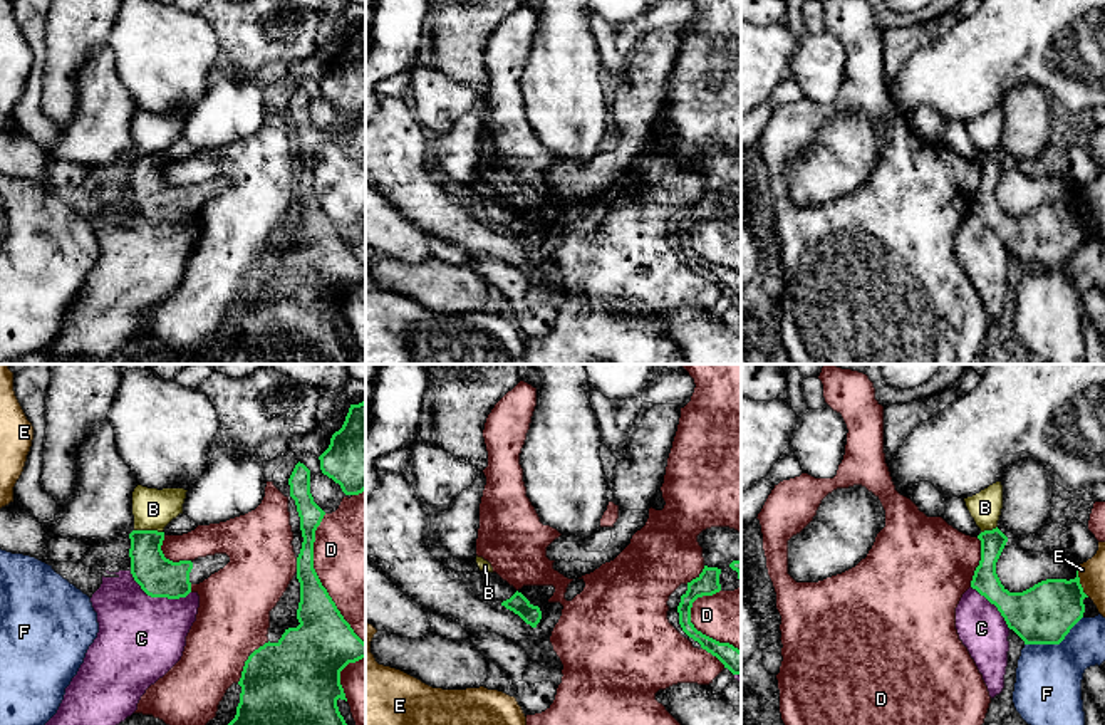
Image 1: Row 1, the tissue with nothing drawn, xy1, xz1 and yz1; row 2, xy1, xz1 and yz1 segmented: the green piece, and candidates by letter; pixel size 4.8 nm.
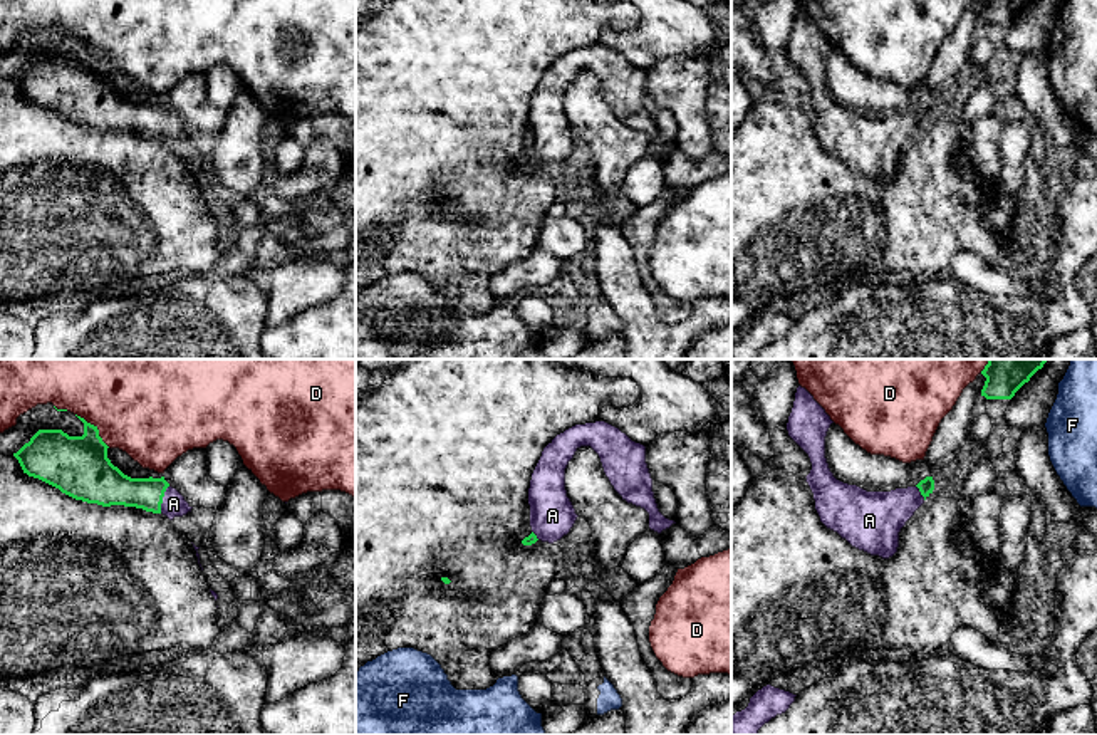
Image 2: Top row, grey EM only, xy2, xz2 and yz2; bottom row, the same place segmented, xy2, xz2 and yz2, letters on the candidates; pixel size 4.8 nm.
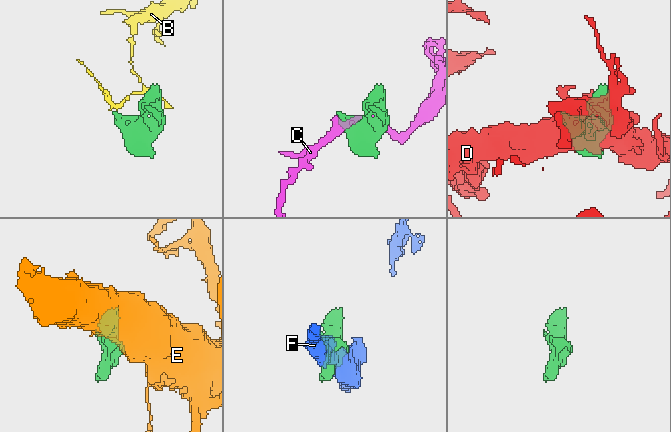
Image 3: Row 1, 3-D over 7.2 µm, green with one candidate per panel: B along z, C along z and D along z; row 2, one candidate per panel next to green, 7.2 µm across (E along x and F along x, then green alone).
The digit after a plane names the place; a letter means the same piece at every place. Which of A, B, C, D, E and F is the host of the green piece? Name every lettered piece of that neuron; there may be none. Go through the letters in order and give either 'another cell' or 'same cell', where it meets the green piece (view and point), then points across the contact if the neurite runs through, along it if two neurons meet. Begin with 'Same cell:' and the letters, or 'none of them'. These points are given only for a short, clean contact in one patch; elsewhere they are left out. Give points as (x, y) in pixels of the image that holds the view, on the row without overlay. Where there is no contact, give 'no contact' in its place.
Same cell: A
A: same cell; contact xy2 (161, 123); way xy2 (111, 111), (153, 118), (161, 123), (173, 128)
B: another cell; contact xy1 (148, 155)
C: another cell; contact xy1 (158, 220)
D: another cell; contact xy1 (319, 203)
E: another cell; contact yz1 (1079, 205); border yz1 (1077, 190), (1080, 210), (1089, 220)
F: another cell; contact yz1 (1055, 267)

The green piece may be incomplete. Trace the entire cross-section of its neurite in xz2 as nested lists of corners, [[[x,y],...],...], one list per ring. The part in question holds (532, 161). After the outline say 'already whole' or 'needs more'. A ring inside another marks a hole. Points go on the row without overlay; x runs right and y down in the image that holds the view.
[[[595,45],[565,54],[543,72],[530,104],[532,158],[522,164],[523,169],[537,164],[554,168],[574,151],[579,139],[567,121],[565,92],[580,70],[590,70],[599,79],[606,101],[622,124],[649,138],[651,154],[661,158],[676,148],[658,133],[646,70],[619,52]]]; needs more

